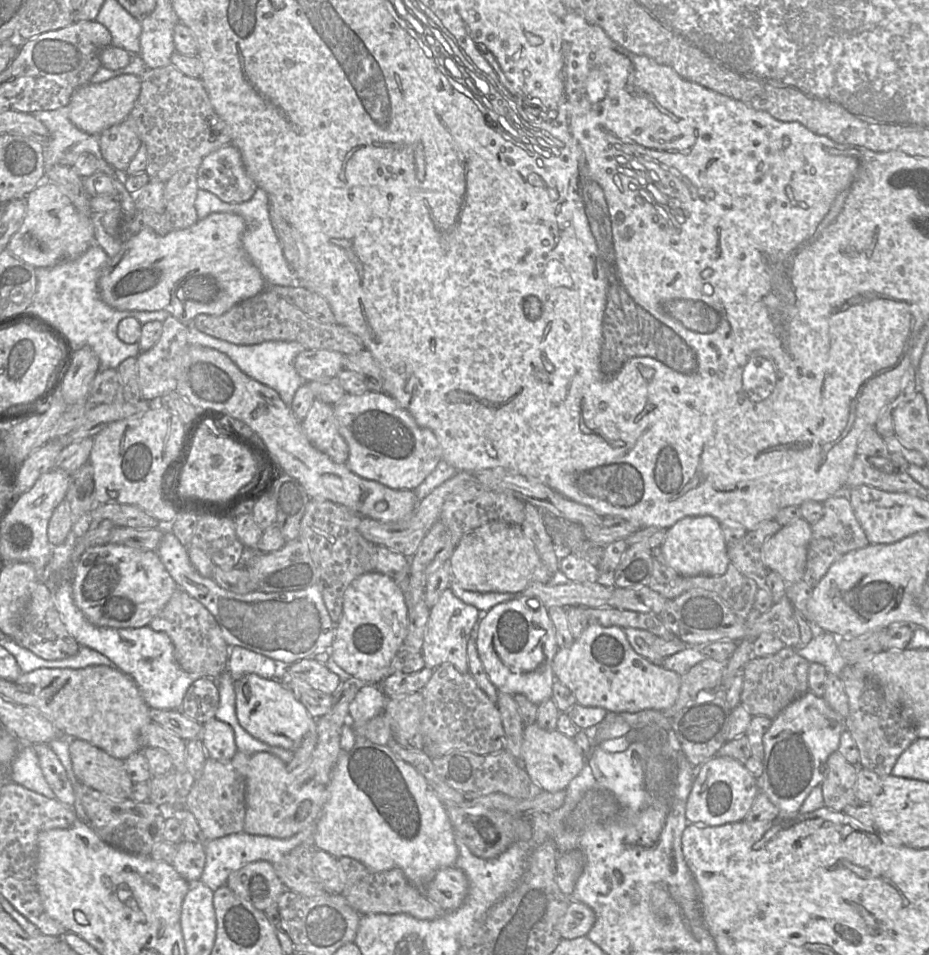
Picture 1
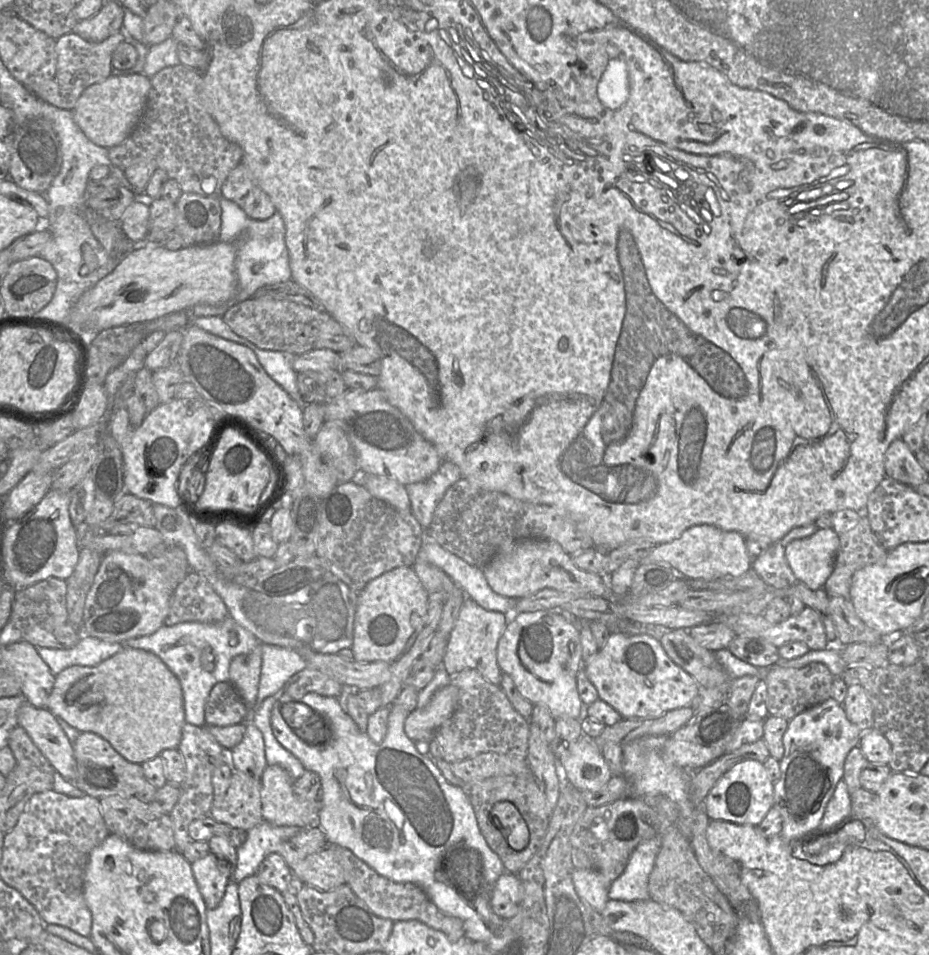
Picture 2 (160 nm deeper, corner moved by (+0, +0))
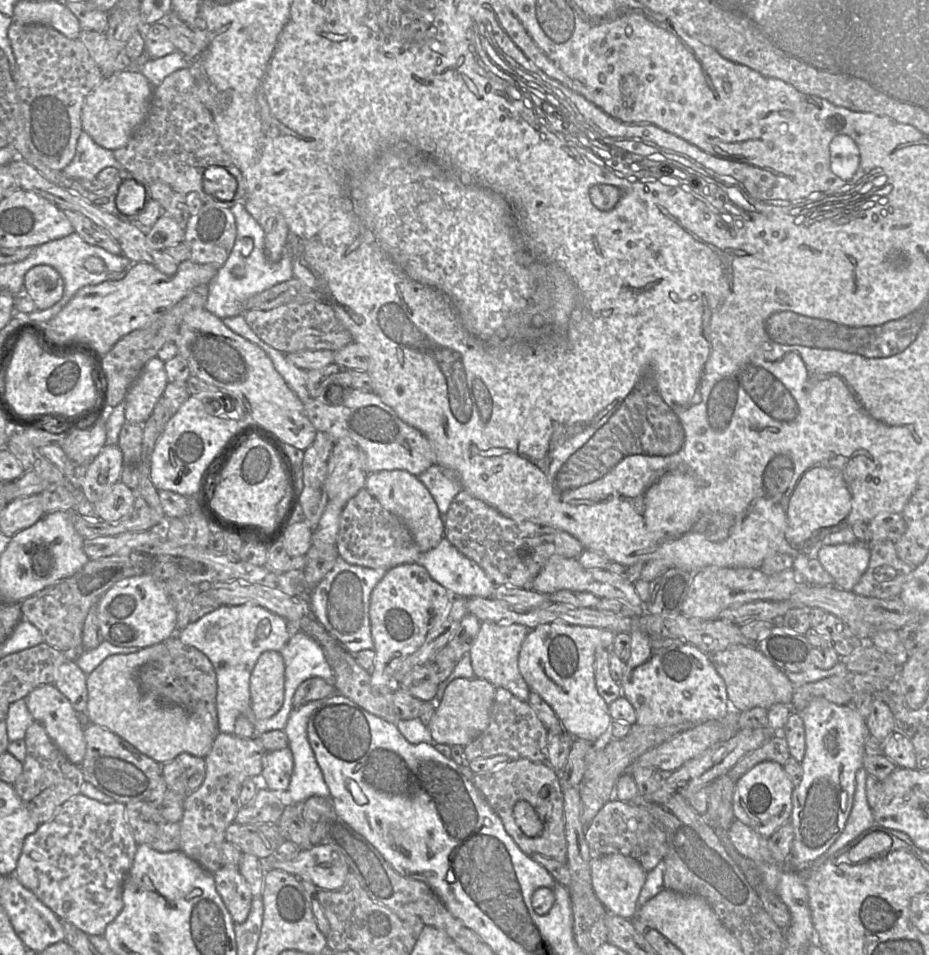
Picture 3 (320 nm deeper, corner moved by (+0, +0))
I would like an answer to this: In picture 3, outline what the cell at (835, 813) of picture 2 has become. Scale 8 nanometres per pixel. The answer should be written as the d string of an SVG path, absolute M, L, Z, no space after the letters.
M861 767L856 773L856 791L852 810L845 828L835 843L810 868L818 868L827 861L835 859L841 851L850 845L863 832L876 825L873 809L869 806L866 795L868 773Z

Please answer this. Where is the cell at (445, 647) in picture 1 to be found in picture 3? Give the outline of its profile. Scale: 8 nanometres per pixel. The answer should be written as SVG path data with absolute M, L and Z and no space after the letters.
M482 621L476 640L469 651L475 677L484 679L496 688L509 691L518 699L527 702L531 693L518 667L519 652L529 628L521 624L503 625L491 621Z

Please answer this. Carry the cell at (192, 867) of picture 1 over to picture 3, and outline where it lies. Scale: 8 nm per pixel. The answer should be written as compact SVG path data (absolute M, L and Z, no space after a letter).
M223 865L213 873L215 886L235 923L244 922L251 910L252 893L236 866Z

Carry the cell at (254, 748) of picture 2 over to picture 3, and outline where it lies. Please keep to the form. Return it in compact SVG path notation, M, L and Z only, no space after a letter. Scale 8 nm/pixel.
M288 748L268 751L260 775L261 786L285 793L290 784L293 767L293 756Z

